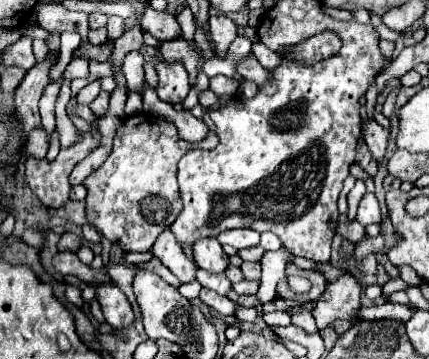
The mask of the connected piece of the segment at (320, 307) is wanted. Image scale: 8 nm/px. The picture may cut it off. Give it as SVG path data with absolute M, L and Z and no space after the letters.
M343 275L333 283L327 283L327 289L323 297L317 301L317 307L313 311L313 317L317 321L317 327L323 329L325 323L333 323L337 319L347 319L351 323L359 323L357 317L361 309L361 285L353 275Z

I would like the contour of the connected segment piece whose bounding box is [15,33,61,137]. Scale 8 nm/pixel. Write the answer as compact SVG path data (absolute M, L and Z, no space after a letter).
M49 33L49 39L45 41L47 45L47 55L37 61L21 81L21 85L15 91L15 105L17 105L17 115L21 117L23 123L23 133L27 133L41 123L39 119L39 99L43 89L49 85L49 71L57 65L59 57L59 37L61 33Z

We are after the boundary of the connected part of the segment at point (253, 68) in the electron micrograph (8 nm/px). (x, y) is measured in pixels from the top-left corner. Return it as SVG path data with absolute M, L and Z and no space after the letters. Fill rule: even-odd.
M255 57L247 59L247 61L241 61L239 67L237 67L237 73L247 79L247 81L253 81L257 85L263 85L263 83L269 83L271 81L271 71L265 69Z

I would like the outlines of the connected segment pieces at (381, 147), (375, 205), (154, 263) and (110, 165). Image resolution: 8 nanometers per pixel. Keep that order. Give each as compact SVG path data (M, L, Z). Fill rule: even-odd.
M365 119L361 121L361 131L363 131L363 137L365 137L365 143L369 147L369 151L373 153L373 157L377 161L381 161L381 157L385 155L385 147L387 147L387 137L389 137L389 131L385 127L381 127L375 119Z
M365 193L359 209L357 209L357 221L365 227L369 223L379 223L381 221L381 211L379 211L379 201L373 193Z
M153 257L151 261L147 261L145 267L147 267L149 271L155 271L155 273L157 273L159 277L163 277L169 285L173 285L173 287L179 287L179 285L181 285L181 281L179 281L179 279L177 279L177 277L175 277L175 275L157 259L157 257Z
M135 113L123 119L123 125L117 129L113 141L113 153L109 155L107 163L103 163L97 171L93 171L83 183L87 187L87 221L105 235L111 243L119 245L125 253L129 251L149 251L157 239L157 235L177 219L181 213L181 195L177 185L177 163L181 155L189 149L213 149L218 145L217 135L209 131L207 137L199 143L187 143L179 139L177 129L173 123L157 119L149 113Z

